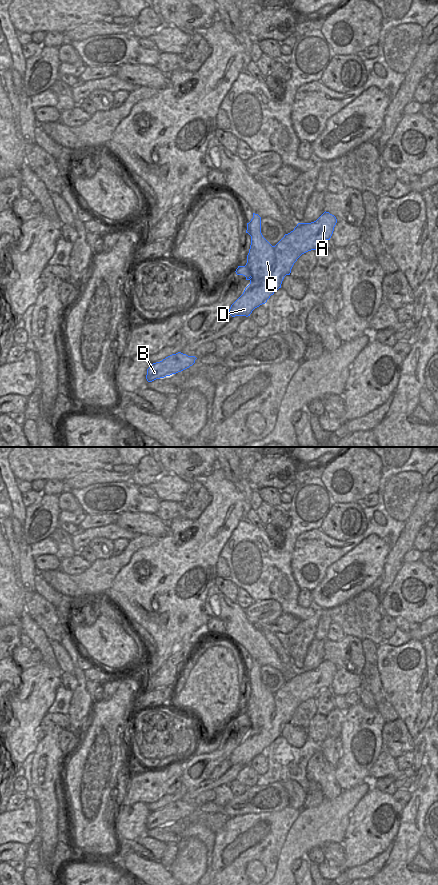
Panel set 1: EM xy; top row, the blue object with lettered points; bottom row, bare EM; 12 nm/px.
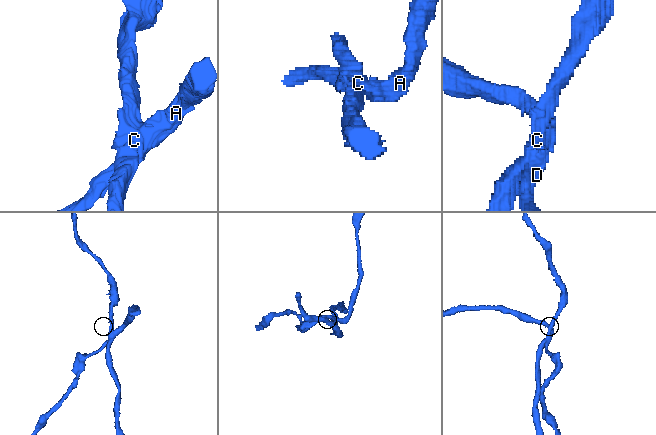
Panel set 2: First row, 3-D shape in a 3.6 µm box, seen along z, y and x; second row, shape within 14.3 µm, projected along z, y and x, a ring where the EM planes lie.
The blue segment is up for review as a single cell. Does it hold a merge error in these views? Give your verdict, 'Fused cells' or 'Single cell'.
Fused cells.

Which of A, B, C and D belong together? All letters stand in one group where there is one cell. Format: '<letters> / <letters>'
A B D / C

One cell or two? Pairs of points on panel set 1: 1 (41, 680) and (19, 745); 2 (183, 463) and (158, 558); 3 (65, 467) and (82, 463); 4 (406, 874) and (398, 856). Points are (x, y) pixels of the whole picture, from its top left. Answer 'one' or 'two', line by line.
1: one
2: two
3: one
4: two

